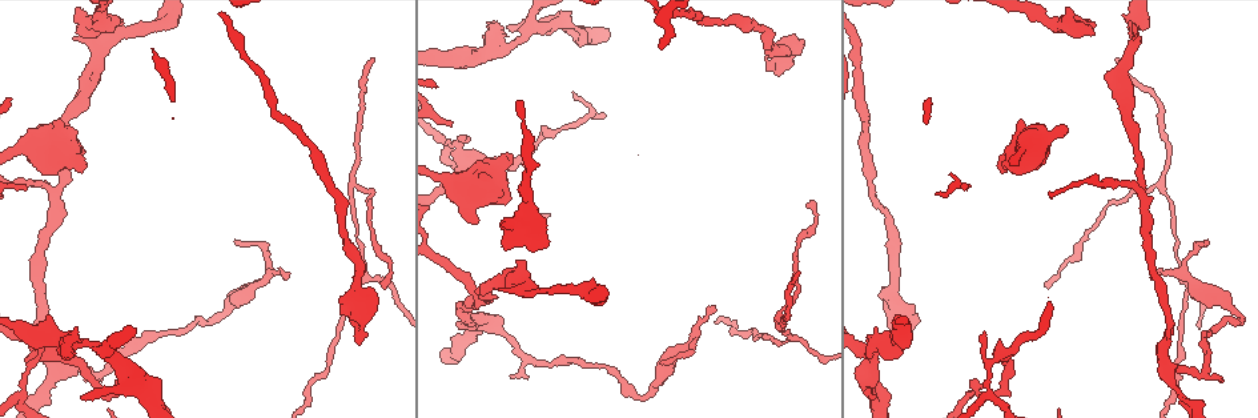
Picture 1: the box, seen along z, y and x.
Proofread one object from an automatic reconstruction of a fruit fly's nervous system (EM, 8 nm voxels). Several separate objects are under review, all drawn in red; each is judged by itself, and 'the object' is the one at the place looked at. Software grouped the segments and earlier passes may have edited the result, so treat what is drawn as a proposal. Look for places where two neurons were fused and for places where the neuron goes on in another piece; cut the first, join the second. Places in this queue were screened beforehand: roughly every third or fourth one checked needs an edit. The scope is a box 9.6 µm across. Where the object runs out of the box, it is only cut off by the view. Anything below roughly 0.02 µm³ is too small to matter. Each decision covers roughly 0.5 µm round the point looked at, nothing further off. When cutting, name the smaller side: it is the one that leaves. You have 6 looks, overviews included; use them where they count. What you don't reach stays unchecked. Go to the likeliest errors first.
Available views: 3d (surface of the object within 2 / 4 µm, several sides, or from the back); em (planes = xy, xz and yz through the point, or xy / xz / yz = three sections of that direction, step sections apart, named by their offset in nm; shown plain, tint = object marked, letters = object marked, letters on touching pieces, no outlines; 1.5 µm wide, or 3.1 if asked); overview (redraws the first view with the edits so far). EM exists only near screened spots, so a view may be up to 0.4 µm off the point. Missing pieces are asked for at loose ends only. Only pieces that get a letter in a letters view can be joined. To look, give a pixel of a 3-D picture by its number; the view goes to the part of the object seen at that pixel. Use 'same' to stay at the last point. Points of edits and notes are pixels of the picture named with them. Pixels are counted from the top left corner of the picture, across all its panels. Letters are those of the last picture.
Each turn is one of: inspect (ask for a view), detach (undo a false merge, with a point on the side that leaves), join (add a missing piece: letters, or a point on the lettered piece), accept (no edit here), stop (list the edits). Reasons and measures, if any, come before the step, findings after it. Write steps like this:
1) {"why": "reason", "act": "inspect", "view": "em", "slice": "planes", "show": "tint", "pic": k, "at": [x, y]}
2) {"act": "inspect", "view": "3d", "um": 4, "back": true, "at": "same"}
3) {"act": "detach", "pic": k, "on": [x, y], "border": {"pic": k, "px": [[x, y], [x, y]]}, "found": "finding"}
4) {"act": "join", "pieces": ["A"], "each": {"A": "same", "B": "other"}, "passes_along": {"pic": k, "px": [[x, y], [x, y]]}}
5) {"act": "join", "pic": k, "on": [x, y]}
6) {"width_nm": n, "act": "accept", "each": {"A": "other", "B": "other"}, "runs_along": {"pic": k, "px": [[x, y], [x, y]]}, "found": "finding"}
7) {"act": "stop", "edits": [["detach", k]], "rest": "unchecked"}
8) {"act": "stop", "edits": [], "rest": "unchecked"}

{"why": "free end", "act": "inspect", "view": "em", "slice": "yz", "step": 8, "show": "letters", "pic": 1, "at": [81, 400]}

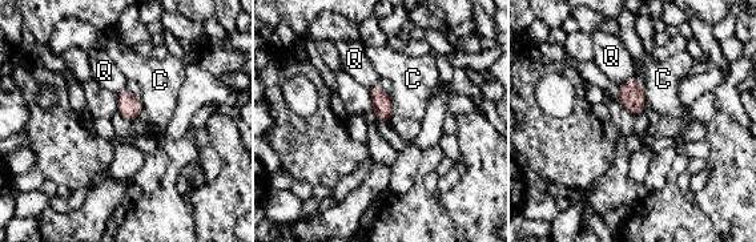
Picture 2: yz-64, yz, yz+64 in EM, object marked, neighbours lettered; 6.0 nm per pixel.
{"why": "cut it another way", "act": "inspect", "view": "em", "slice": "planes", "show": "letters", "at": "same"}

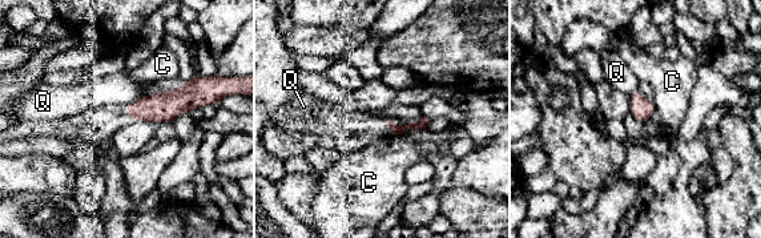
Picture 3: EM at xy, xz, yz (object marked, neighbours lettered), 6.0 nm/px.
{"act": "accept", "each": {"C": "other", "Q": "other"}, "border": {"pic": 3, "px": [[145, 96], [127, 105]]}, "found": "no lettered piece goes on from it"}

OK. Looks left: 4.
{"act": "inspect", "view": "3d", "um": 4, "pic": 1, "at": [1092, 33]}

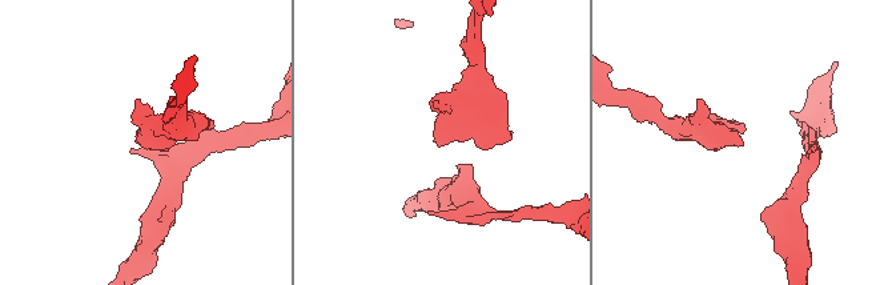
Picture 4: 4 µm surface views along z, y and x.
{"why": "need the tissue", "act": "inspect", "view": "em", "slice": "planes", "show": "letters", "pic": 4, "at": [739, 140]}

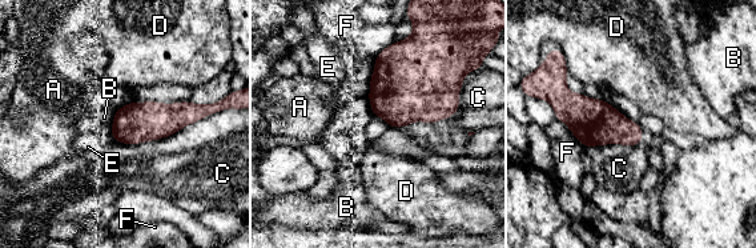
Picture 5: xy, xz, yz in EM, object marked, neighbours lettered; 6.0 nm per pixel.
{"act": "accept", "each": {"A": "other", "B": "other", "C": "other", "D": "other", "E": "other", "F": "other"}, "border": {"pic": 5, "px": [[216, 112], [168, 136], [115, 142]]}, "found": "no lettered piece goes on from it"}

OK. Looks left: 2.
{"why": "branch stops here", "act": "inspect", "view": "em", "slice": "planes", "show": "letters", "pic": 1, "at": [360, 343]}

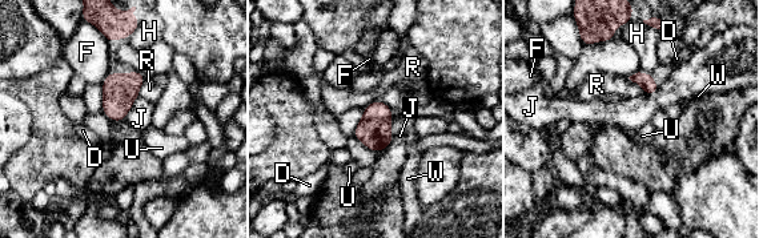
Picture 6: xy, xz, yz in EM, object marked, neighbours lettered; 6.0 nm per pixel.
{"longest_contact_nm": ["J", 200], "act": "accept", "each": {"D": "other", "F": "other", "H": "other", "J": "other", "R": "other", "U": "other", "W": "other"}, "border": {"pic": 6, "px": [[112, 120], [124, 121]]}, "found": "no lettered piece goes on from it"}

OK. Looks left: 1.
{"act": "stop", "edits": [], "rest": "unchecked"}

